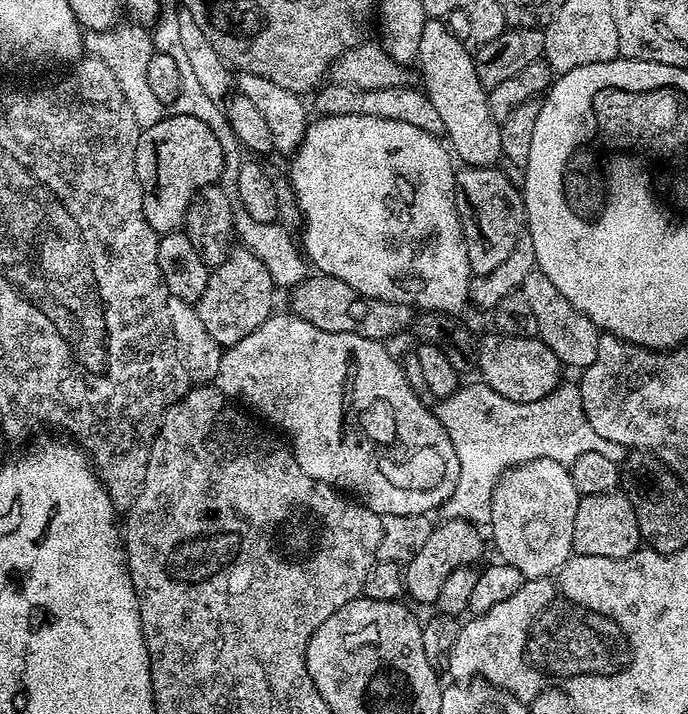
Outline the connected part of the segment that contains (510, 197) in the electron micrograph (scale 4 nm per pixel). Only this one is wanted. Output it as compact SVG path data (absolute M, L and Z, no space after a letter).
M460 166L456 168L456 205L458 206L458 214L460 215L460 225L464 231L464 241L466 242L466 254L470 258L470 266L472 267L473 276L485 276L490 274L490 270L497 268L504 259L510 256L510 250L514 250L514 246L518 242L518 238L525 235L526 232L526 217L524 214L524 197L521 189L512 185L512 180L504 172L499 172L499 167L493 166L487 168L486 166Z

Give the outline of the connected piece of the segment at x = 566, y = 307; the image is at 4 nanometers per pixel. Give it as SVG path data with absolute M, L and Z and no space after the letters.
M539 270L526 277L522 291L526 302L530 302L530 310L534 310L534 318L538 322L536 331L538 339L546 346L550 346L550 350L554 350L554 354L565 369L588 368L590 362L594 362L594 357L598 354L601 329L597 328L594 322L590 322L590 318L586 318L582 310L570 306L570 302L562 298L558 286L554 286L554 282L550 282L550 278L546 278L546 274L542 274Z

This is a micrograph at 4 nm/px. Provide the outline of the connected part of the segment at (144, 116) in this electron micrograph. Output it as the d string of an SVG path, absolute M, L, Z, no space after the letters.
M113 26L102 32L89 31L84 36L84 47L87 55L96 56L106 62L106 66L110 66L114 78L118 78L118 86L122 86L122 94L126 94L126 102L130 102L134 122L138 122L138 126L143 130L162 122L166 115L166 105L158 102L158 97L150 90L150 81L146 79L146 70L150 66L154 51L154 36L144 26L120 27Z

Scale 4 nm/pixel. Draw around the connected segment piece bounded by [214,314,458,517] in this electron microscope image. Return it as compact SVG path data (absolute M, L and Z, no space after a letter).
M273 314L266 322L262 322L262 326L258 326L258 330L254 330L254 334L246 334L242 342L221 351L214 387L229 400L239 402L245 409L253 408L262 419L269 420L273 424L271 425L273 429L281 428L288 435L286 440L298 466L302 466L302 470L306 470L310 478L321 480L324 484L331 484L333 488L351 494L359 503L374 510L380 517L390 514L418 514L419 516L432 514L443 504L452 484L458 480L458 454L454 454L454 444L450 442L446 430L440 425L435 411L431 407L427 408L420 401L419 394L412 389L415 387L410 383L401 361L399 364L384 348L387 347L381 341L362 338L353 332L318 330L318 326L312 326L310 322L297 316Z

